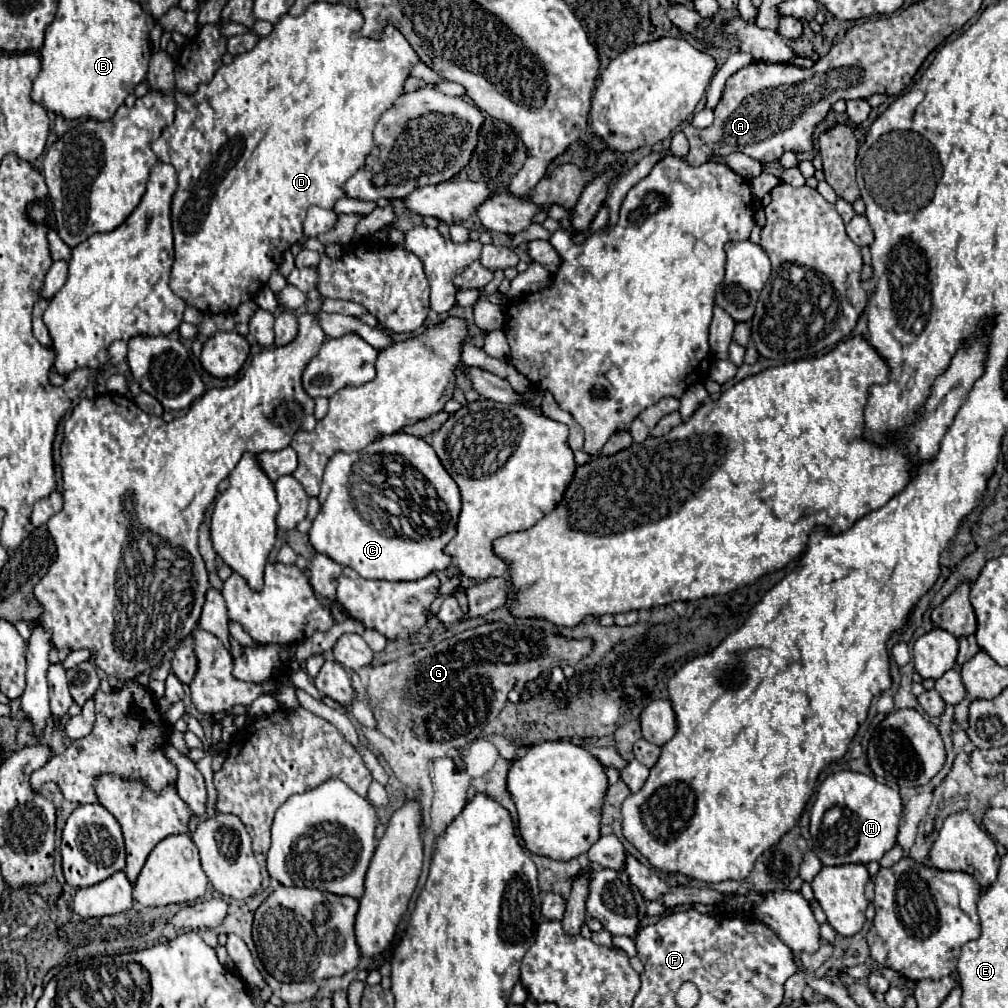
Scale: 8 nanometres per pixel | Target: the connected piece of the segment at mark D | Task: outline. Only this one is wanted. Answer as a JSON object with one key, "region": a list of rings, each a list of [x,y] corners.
{"region":[[[316,2],[312,4],[302,16],[294,18],[290,14],[284,14],[278,24],[274,24],[272,34],[264,36],[258,40],[258,44],[240,56],[236,56],[230,64],[224,64],[216,70],[212,82],[208,82],[206,94],[204,90],[196,90],[194,94],[184,94],[184,92],[174,92],[176,100],[176,116],[170,126],[166,126],[160,134],[158,140],[150,144],[152,152],[160,162],[172,164],[178,172],[178,190],[174,192],[172,198],[172,232],[174,232],[174,266],[172,266],[172,276],[170,276],[170,288],[186,300],[186,304],[196,306],[204,314],[220,314],[220,312],[236,312],[236,308],[242,302],[252,300],[266,284],[270,274],[278,268],[282,254],[302,240],[302,224],[306,220],[306,210],[308,206],[316,204],[322,208],[332,208],[338,198],[344,196],[340,186],[362,168],[366,156],[370,154],[374,146],[374,126],[380,120],[382,112],[386,112],[394,100],[404,92],[404,80],[408,78],[412,66],[418,62],[416,52],[408,44],[408,40],[392,26],[384,28],[382,40],[372,40],[366,36],[358,36],[362,30],[362,16],[358,10],[346,8],[342,4],[326,4],[326,2]]]}

